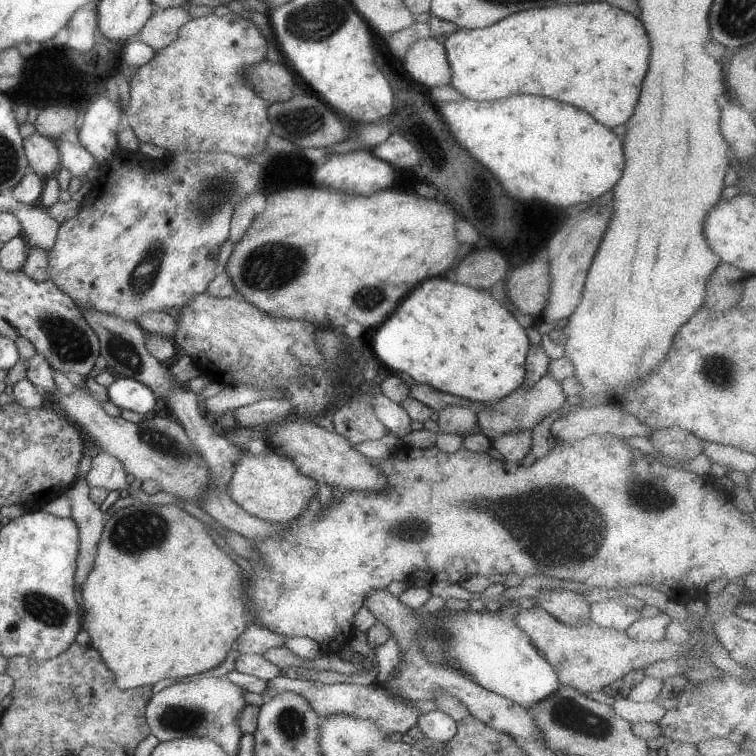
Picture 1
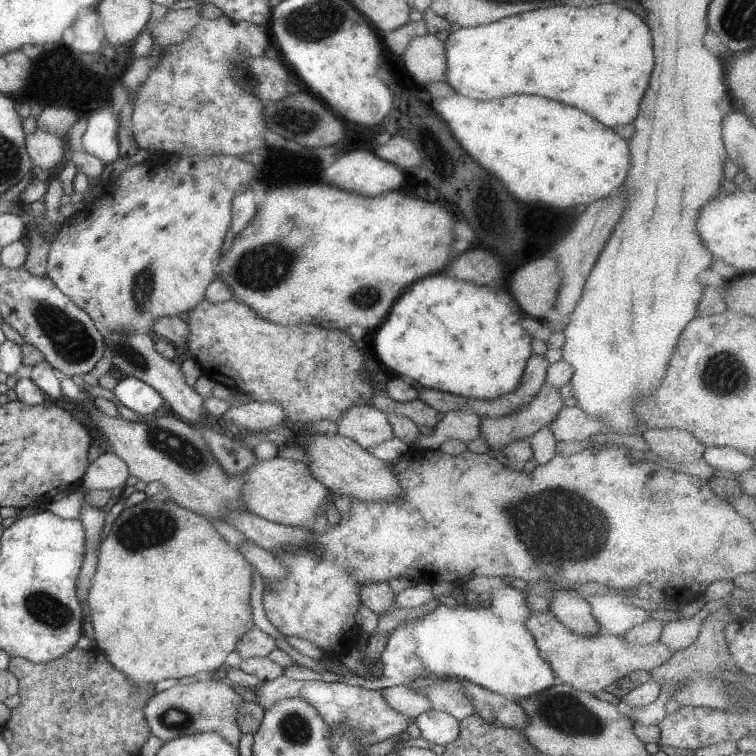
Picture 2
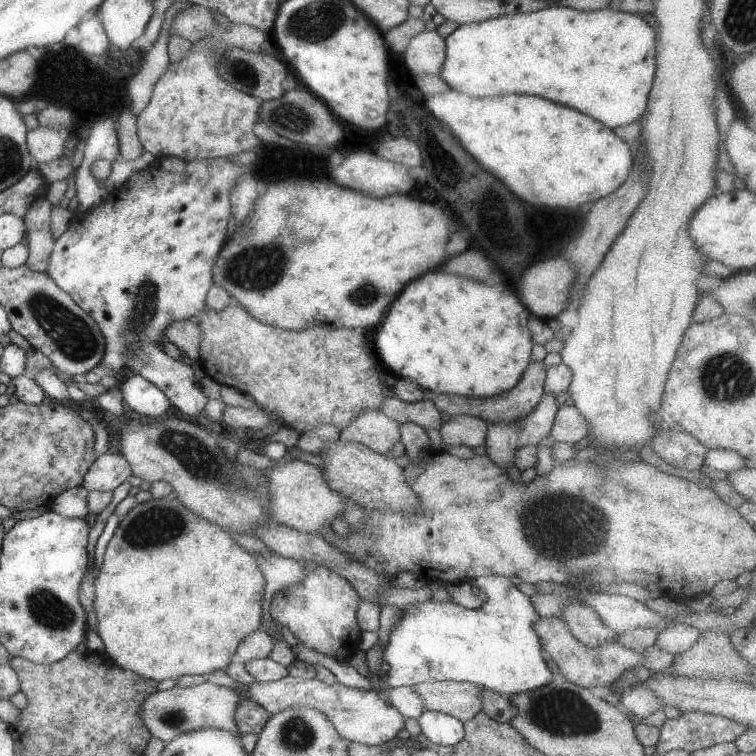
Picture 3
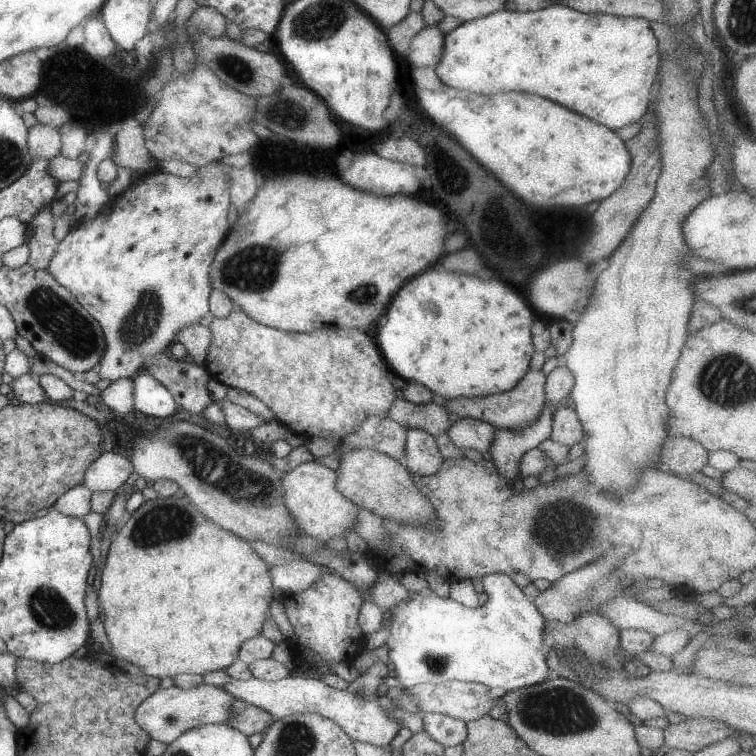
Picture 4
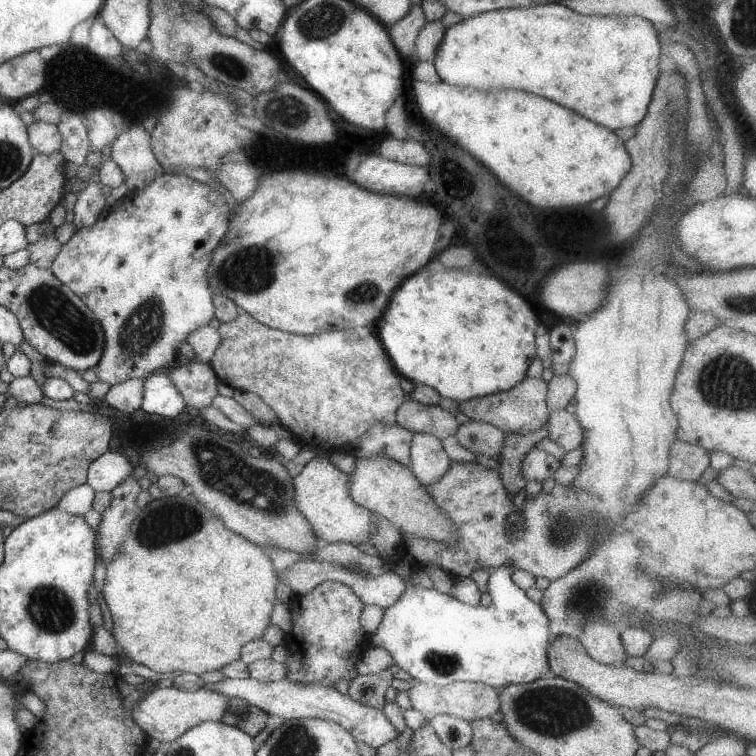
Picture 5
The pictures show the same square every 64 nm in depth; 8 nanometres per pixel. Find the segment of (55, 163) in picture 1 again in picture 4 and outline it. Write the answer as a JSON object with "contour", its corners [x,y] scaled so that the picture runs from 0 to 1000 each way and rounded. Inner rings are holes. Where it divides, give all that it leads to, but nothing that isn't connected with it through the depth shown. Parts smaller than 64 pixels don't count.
{"contour":[[[50,163],[38,169],[36,187],[40,201],[48,210],[69,212],[81,204],[82,179],[77,169]]]}

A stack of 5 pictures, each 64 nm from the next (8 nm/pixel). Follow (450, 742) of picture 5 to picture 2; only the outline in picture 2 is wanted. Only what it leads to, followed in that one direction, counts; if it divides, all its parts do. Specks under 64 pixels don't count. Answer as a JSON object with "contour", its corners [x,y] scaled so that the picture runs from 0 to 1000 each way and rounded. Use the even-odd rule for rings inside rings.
{"contour":[[[574,937],[552,947],[549,954],[556,962],[558,975],[571,987],[575,984],[590,987],[601,981],[608,971],[608,954],[602,947]]]}

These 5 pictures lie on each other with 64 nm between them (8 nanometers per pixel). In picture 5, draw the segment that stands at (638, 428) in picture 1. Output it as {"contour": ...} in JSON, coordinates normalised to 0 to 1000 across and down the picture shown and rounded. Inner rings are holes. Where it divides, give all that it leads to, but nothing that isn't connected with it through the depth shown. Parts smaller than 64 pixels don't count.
{"contour":[[[749,541],[726,544],[724,556],[726,578],[749,598],[759,595],[771,585],[771,569],[762,556],[761,546]]]}

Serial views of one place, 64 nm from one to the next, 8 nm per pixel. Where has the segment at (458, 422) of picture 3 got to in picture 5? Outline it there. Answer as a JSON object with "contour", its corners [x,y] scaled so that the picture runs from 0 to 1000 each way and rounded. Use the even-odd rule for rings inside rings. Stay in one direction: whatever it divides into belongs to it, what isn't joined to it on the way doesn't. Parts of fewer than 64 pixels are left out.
{"contour":[[[638,557],[608,562],[602,577],[614,593],[644,604],[659,604],[668,587],[668,571]]]}

